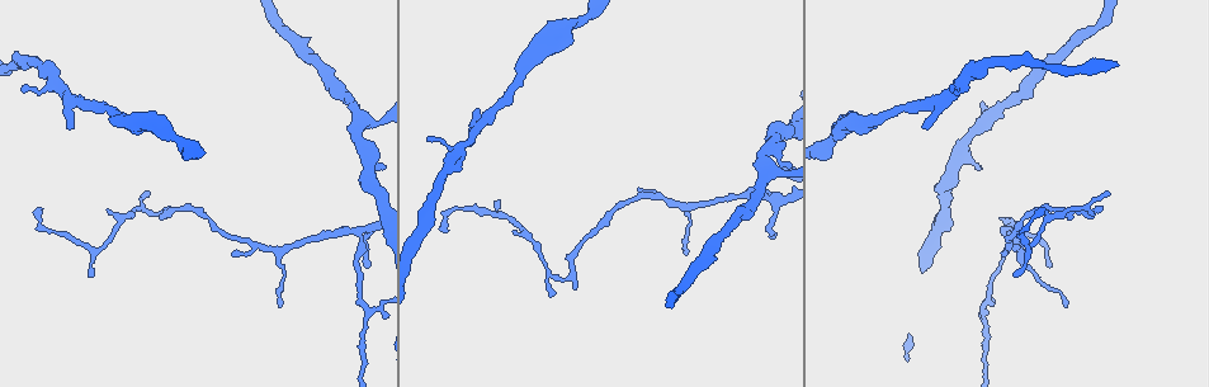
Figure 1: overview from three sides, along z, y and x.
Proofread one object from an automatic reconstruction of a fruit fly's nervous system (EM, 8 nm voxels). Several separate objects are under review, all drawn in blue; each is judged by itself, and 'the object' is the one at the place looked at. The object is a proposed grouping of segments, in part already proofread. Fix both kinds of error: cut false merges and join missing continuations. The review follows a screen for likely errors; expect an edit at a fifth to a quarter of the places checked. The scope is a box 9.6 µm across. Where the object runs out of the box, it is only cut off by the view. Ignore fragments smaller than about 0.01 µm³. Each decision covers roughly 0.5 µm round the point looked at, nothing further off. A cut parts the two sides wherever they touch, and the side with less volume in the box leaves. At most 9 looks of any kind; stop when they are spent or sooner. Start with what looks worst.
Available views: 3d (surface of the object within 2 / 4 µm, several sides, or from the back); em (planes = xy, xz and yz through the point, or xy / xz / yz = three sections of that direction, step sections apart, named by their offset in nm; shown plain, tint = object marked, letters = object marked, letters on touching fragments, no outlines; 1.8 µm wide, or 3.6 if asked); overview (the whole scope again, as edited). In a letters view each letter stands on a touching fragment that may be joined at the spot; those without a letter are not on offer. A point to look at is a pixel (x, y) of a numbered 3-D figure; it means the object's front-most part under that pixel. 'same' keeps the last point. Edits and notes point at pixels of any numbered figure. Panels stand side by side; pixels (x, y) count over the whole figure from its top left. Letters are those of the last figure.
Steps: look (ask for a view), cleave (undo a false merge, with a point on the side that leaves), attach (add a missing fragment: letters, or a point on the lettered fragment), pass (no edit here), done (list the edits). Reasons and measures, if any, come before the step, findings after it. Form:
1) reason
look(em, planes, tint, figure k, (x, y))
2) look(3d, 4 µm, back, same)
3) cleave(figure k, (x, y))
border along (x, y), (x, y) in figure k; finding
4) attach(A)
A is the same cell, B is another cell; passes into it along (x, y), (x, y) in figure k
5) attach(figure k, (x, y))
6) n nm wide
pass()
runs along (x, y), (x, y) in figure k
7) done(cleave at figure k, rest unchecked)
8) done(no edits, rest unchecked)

an open end
look(em, planes, letters, figure 1, (475, 115))

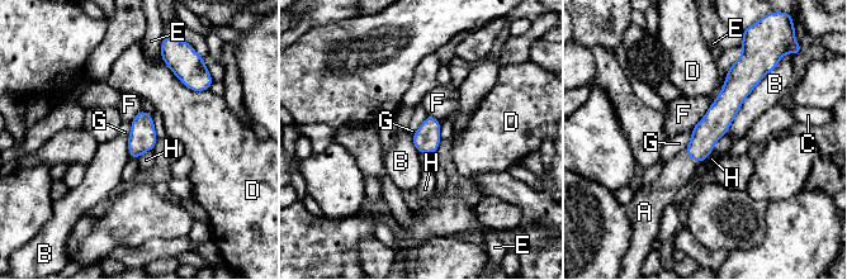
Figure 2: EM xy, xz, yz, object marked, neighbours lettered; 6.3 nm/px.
attach(A)
A is the same cell, B, C, D, E, F, G and H are other cells; passes into it along (713, 126), (692, 159), (677, 171) in figure 2; it goes on there

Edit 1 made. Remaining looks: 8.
look(overview)

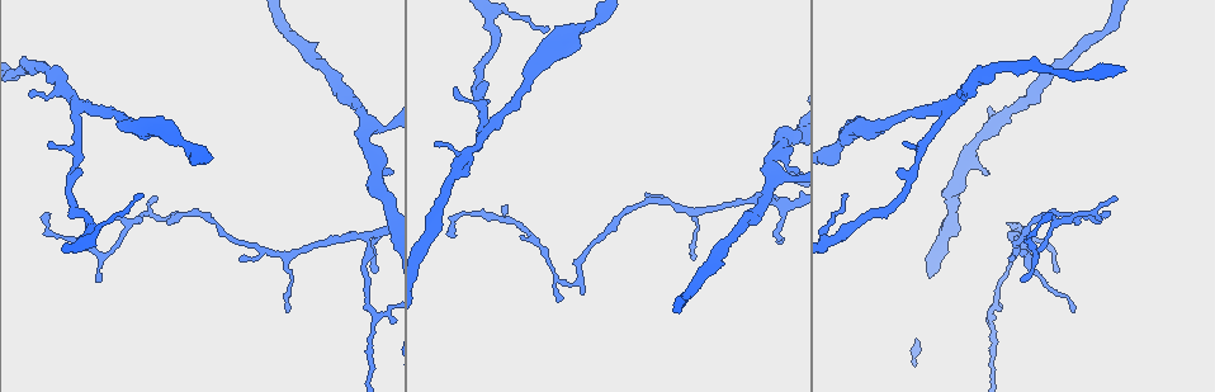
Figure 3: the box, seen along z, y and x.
look(3d, 4 µm, figure 3, (374, 316))

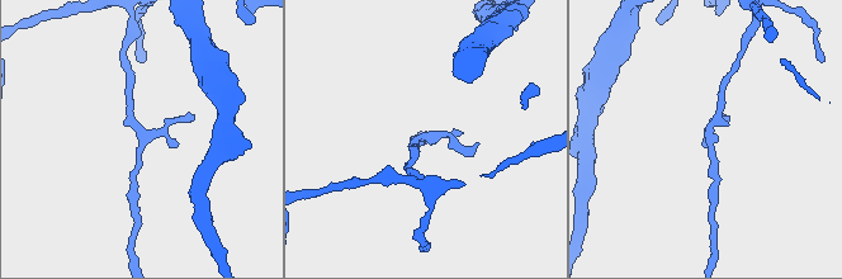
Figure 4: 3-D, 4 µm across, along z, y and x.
now the EM
look(em, yz, step 4, tint, figure 4, (430, 139))

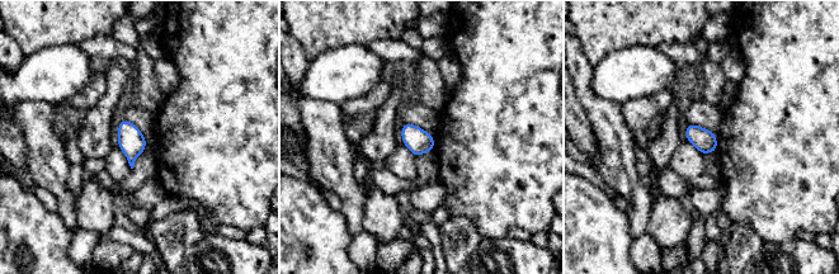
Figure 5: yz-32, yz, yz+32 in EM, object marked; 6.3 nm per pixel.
look(em, planes, letters, same)

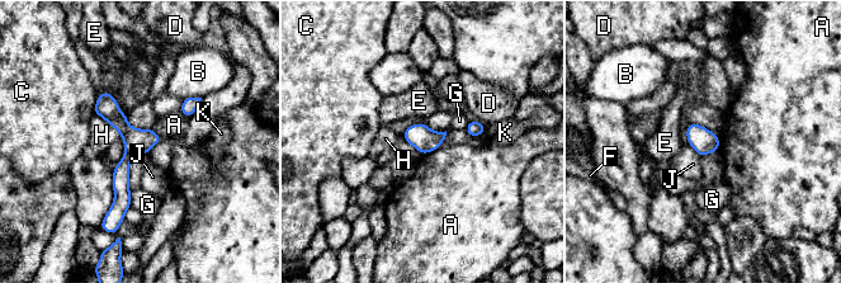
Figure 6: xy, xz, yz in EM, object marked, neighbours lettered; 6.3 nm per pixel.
160 nm wide
pass()
A, B, C, D, E, F, G, H, J and K are other cells; runs along (105, 95), (130, 135), (119, 216) in figure 6; one neuron here

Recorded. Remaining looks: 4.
thin end
look(3d, 2 µm, figure 3, (1011, 260))

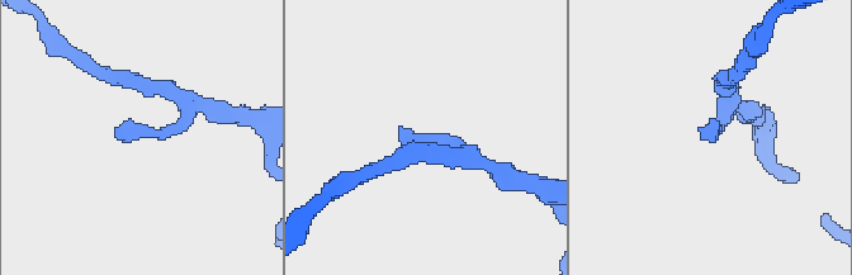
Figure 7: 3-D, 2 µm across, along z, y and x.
shape alone is not enough
look(em, planes, letters, figure 7, (401, 131))

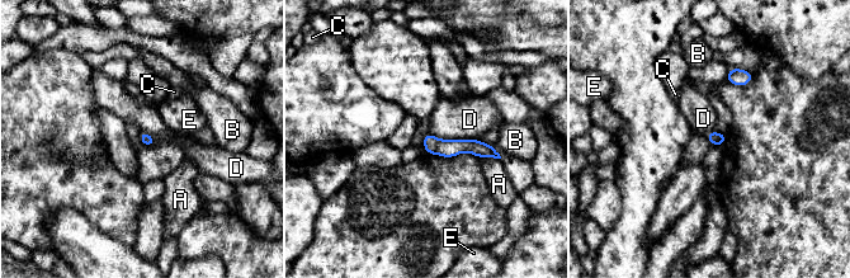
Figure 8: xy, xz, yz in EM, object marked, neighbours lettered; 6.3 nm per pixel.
D touches over 320 nm
pass()
A, B, C, D and E are other cells; none of them fits

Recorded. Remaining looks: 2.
done(attach at figure 2, rest unchecked)

